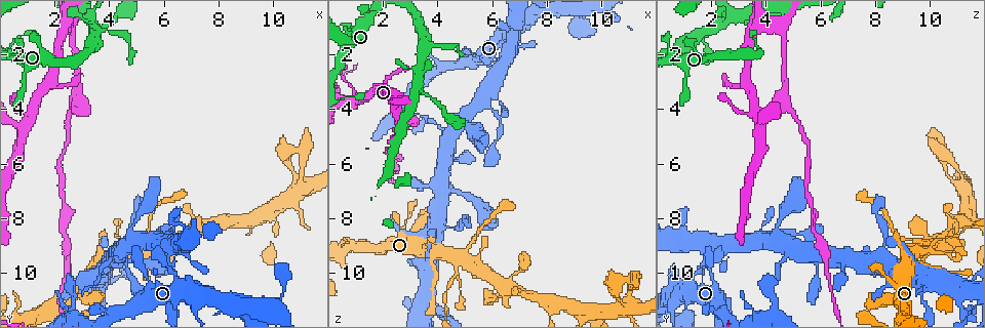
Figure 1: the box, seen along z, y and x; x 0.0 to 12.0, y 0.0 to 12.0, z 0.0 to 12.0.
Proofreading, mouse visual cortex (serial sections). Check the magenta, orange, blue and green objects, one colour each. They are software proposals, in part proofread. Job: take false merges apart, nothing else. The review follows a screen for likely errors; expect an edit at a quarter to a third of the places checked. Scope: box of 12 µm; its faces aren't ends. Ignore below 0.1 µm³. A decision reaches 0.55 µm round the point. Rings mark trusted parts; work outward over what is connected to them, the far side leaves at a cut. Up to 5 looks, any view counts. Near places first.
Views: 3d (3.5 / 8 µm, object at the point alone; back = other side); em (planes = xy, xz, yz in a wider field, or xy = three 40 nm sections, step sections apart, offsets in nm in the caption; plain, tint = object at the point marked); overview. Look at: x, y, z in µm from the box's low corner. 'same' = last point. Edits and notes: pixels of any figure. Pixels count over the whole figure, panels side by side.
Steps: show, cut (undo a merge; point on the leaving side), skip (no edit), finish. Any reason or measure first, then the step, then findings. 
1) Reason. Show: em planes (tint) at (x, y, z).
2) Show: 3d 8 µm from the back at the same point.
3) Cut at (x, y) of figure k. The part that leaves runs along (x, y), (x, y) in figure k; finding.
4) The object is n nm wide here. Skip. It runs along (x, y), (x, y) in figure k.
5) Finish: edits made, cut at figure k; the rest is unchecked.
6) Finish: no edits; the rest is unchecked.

Abrupt turn. Show: 3d 3.5 µm from the back at (2.6, 1.3, 4.8).

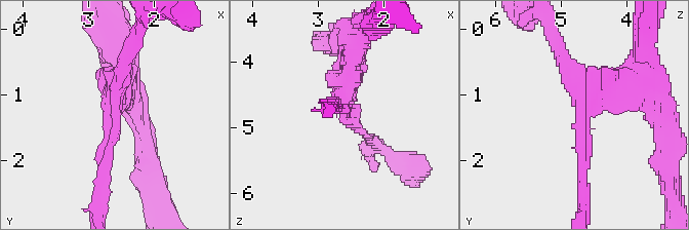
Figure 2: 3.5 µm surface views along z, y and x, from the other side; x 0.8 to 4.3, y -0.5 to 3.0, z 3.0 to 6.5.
Cut at (104, 162) of figure 2. The part that leaves runs along (113, 107), (117, 128), (97, 201) in figure 2; a second cell is stuck on.

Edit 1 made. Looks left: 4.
Calibre changes. Show: 3d 3.5 µm at (4.8, 9.2, 9.5).

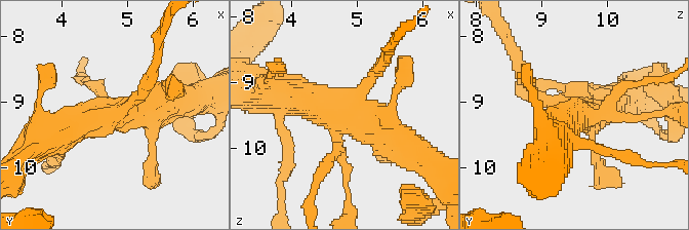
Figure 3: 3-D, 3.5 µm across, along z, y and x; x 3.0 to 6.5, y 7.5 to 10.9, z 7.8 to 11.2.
Show: em planes (plain) at (4.80, 9.20, 9.55).

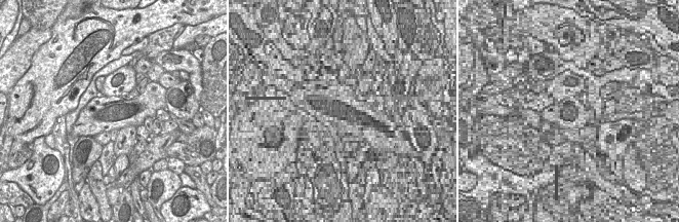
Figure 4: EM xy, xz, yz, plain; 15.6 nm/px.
Show: em planes (tint) at the same point.

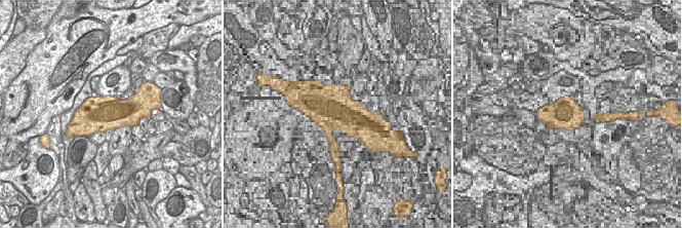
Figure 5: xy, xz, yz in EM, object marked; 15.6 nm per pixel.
Skip. It runs along (286, 93), (405, 144) in figure 3; all the same cell.

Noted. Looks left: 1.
Finish: edits made, cut at figure 2; the rest is unchecked.

